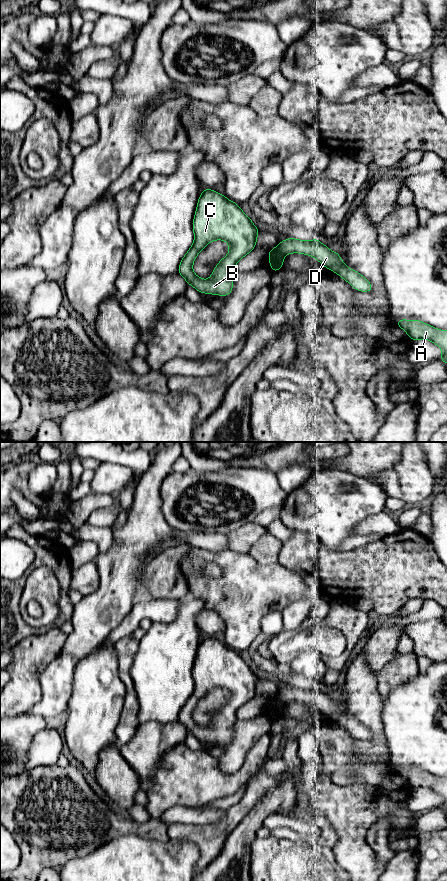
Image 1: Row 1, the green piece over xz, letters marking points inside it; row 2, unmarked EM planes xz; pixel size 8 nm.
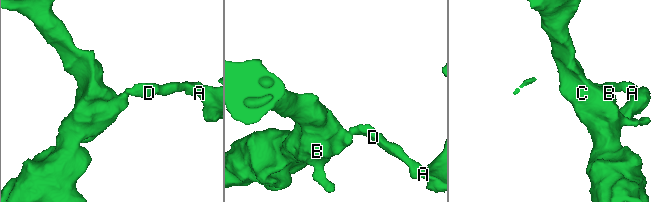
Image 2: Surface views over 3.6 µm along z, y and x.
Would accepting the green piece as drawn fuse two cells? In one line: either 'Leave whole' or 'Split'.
Split

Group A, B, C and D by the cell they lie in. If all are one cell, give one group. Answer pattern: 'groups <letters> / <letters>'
groups A D / B C

